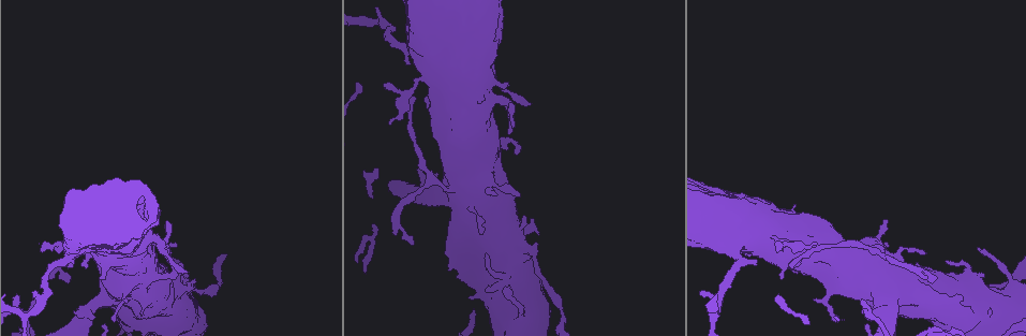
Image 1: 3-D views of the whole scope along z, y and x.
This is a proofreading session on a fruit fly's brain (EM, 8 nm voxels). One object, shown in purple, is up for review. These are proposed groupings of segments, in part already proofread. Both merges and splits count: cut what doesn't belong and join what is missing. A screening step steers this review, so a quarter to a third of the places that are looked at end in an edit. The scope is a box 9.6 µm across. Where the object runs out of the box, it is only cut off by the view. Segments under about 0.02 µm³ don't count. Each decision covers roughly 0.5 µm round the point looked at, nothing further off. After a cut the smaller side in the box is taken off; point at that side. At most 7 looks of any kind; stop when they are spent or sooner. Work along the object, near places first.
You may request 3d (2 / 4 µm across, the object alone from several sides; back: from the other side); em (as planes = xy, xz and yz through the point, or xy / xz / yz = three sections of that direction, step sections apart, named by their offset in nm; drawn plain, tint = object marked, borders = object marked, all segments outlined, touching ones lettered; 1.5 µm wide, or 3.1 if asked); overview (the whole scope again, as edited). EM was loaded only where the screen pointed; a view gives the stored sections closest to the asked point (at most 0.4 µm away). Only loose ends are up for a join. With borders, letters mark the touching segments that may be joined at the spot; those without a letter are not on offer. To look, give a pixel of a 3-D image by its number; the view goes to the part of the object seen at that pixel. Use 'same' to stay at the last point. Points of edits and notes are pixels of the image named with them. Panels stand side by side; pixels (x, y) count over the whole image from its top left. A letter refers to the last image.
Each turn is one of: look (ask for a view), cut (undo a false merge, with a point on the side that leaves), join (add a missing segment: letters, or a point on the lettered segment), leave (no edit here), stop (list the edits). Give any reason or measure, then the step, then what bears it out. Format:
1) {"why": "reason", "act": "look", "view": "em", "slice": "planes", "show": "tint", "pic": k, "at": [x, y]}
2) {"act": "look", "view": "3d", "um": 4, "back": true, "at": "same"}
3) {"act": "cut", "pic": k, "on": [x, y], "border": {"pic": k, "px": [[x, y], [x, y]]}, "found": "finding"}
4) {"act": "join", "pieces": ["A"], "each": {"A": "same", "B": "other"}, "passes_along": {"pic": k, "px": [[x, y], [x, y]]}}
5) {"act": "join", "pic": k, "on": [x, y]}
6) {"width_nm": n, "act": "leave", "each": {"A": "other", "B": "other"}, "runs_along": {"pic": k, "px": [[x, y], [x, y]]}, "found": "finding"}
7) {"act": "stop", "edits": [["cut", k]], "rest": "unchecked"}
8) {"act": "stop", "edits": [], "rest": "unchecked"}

{"why": "branch stops here", "act": "look", "view": "em", "slice": "xz", "step": 4, "show": "borders", "pic": 1, "at": [67, 265]}

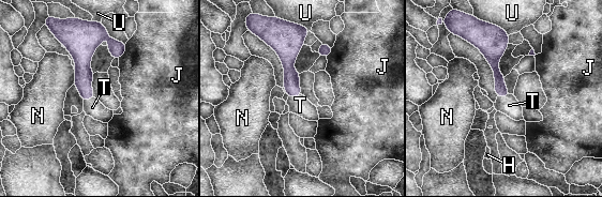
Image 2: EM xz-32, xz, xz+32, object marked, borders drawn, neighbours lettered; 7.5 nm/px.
{"act": "join", "pic": 2, "on": [300, 105], "each": {"H": "other", "J": "other", "N": "other", "T": "same", "U": "other"}, "found": "the cell continues"}

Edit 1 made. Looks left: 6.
{"act": "look", "view": "overview"}

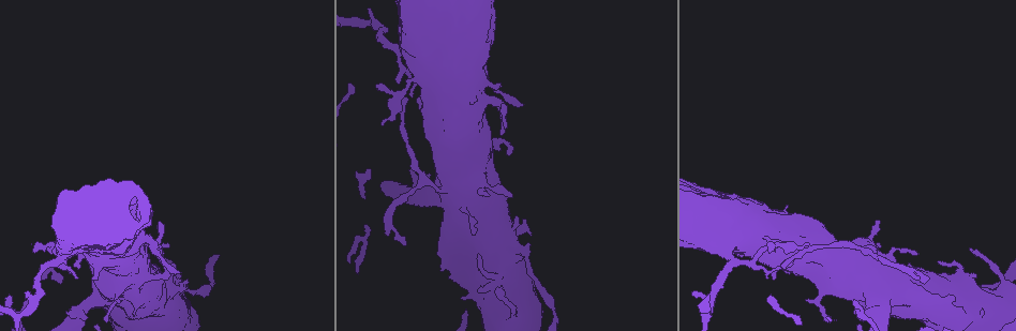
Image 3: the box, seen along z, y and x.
{"why": "an open end", "act": "look", "view": "em", "slice": "planes", "show": "borders", "pic": 3, "at": [473, 232]}

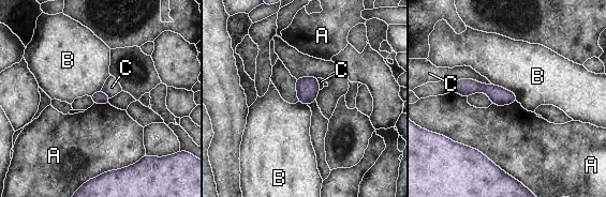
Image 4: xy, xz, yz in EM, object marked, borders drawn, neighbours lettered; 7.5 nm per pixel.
{"width_nm": 100, "act": "leave", "each": {"A": "other", "B": "other", "C": "other"}, "runs_along": {"pic": 4, "px": [[455, 87], [487, 88], [514, 99]]}, "found": "no lettered segment goes on from it"}

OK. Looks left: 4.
{"why": "branch stops here", "act": "look", "view": "3d", "um": 4, "pic": 3, "at": [462, 297]}

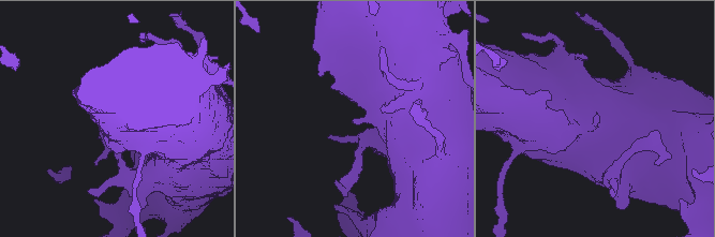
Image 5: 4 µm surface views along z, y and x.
{"act": "look", "view": "em", "slice": "planes", "show": "borders", "pic": 5, "at": [596, 115]}

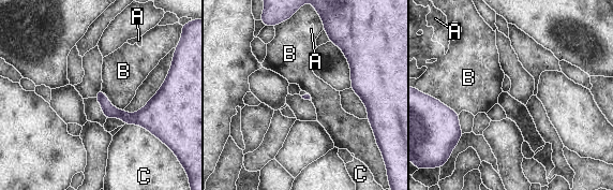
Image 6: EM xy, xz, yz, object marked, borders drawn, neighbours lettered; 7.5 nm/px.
{"act": "leave", "each": {"A": "other", "B": "other", "C": "other"}, "border": {"pic": 6, "px": [[437, 99], [459, 114]]}, "found": "no lettered segment goes on from it"}

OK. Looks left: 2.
{"act": "stop", "edits": [["join", 2]], "rest": "unchecked"}

